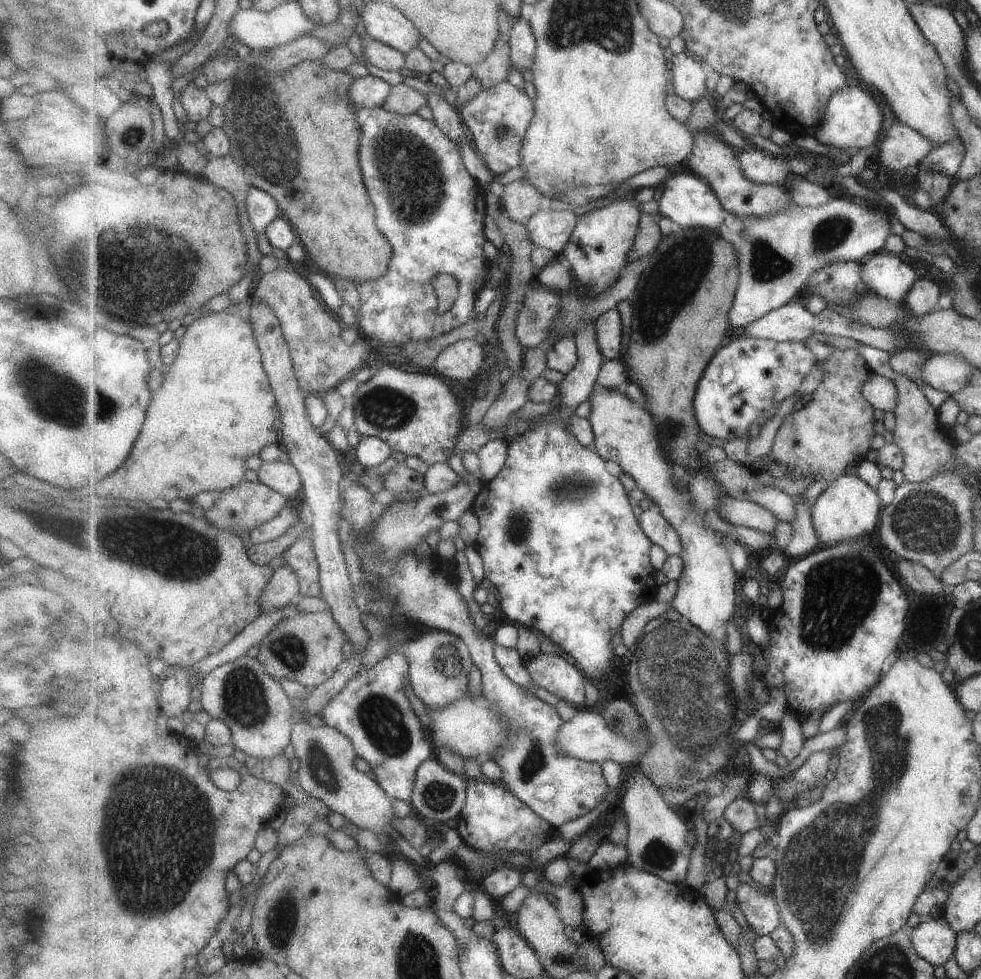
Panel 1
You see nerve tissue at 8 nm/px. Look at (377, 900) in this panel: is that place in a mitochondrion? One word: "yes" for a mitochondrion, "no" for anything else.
no

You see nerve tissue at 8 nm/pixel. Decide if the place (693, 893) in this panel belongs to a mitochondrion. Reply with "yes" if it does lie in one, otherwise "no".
no

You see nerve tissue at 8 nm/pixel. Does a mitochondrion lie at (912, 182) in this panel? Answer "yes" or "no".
no

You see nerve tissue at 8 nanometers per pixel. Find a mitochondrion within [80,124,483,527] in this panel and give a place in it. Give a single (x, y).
(166, 269)

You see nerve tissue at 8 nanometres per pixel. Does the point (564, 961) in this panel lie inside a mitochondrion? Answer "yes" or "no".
yes

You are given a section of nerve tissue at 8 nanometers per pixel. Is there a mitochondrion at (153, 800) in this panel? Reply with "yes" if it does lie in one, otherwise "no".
yes

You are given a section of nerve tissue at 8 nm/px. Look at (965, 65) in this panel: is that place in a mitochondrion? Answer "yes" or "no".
no

